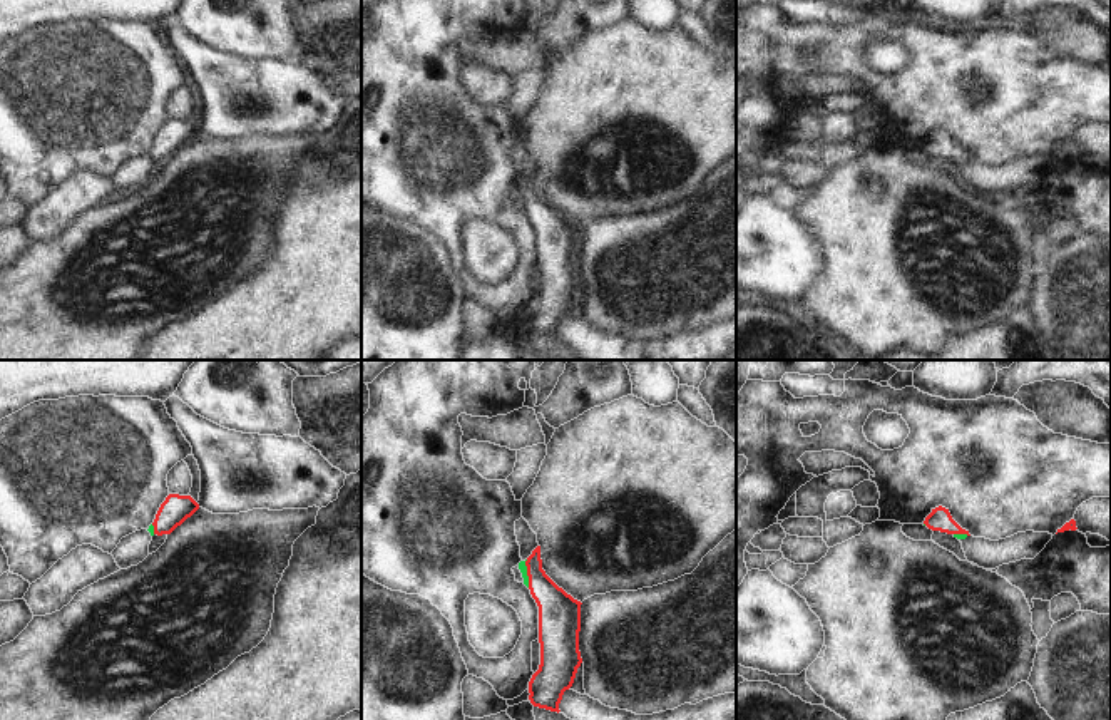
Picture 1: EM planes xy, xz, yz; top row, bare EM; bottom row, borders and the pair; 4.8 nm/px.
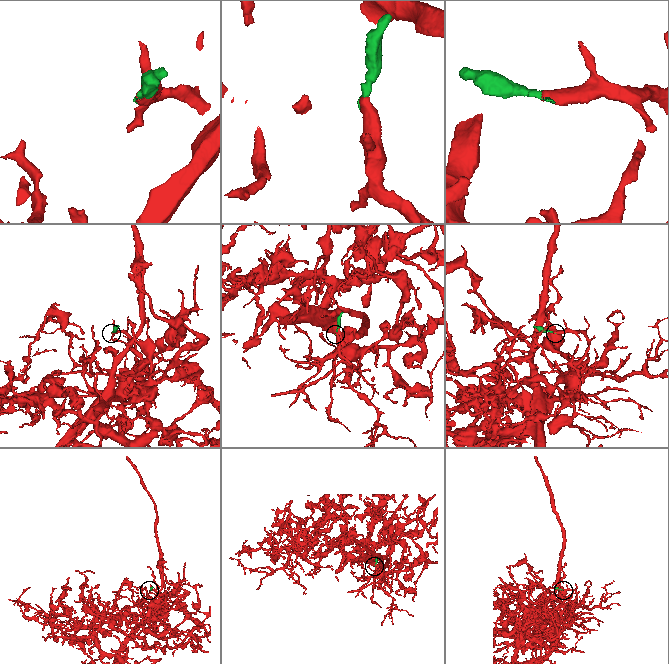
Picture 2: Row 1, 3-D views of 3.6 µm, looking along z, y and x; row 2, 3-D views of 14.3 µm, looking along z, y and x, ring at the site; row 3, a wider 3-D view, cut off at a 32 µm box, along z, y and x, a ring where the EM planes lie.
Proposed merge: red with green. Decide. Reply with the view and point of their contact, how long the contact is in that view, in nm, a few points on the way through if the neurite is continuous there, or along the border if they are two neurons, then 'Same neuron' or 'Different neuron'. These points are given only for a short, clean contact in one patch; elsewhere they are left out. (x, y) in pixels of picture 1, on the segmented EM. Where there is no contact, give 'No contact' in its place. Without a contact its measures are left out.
Touches red at xz (527, 573). Shared border 140 nm. Path across: xz (559, 613), (546, 591), (527, 573), (522, 566). Same neuron

